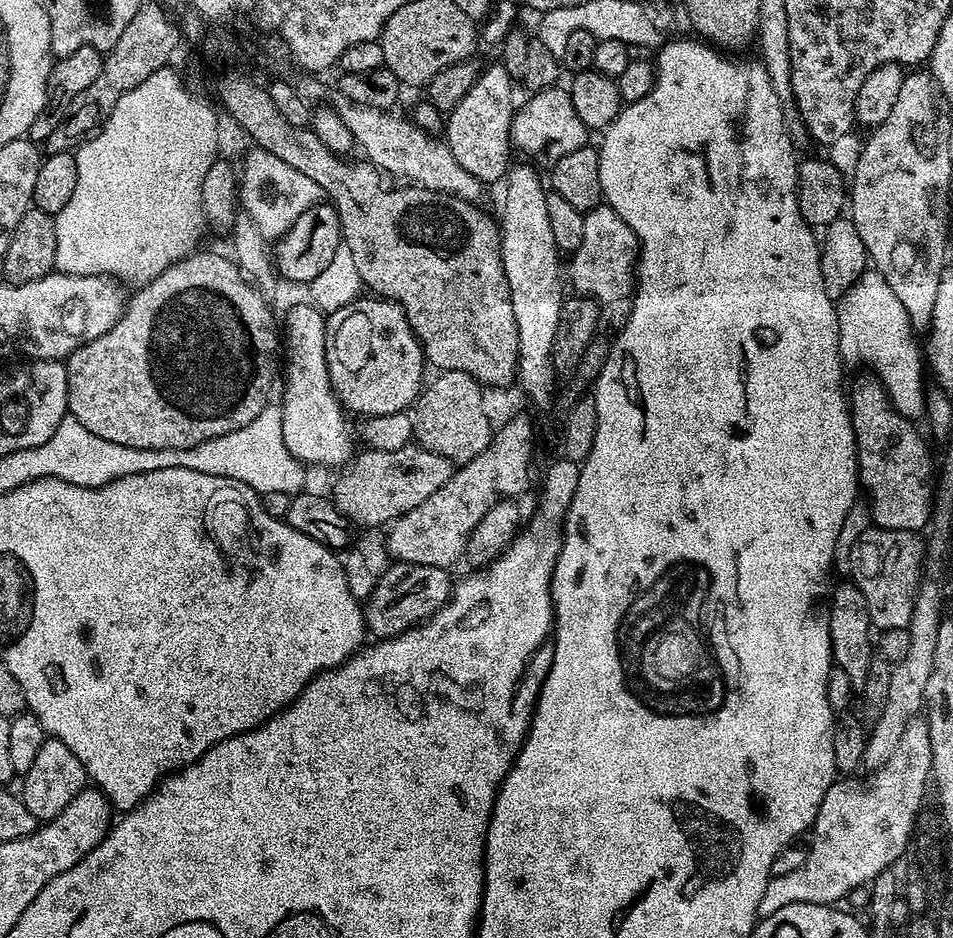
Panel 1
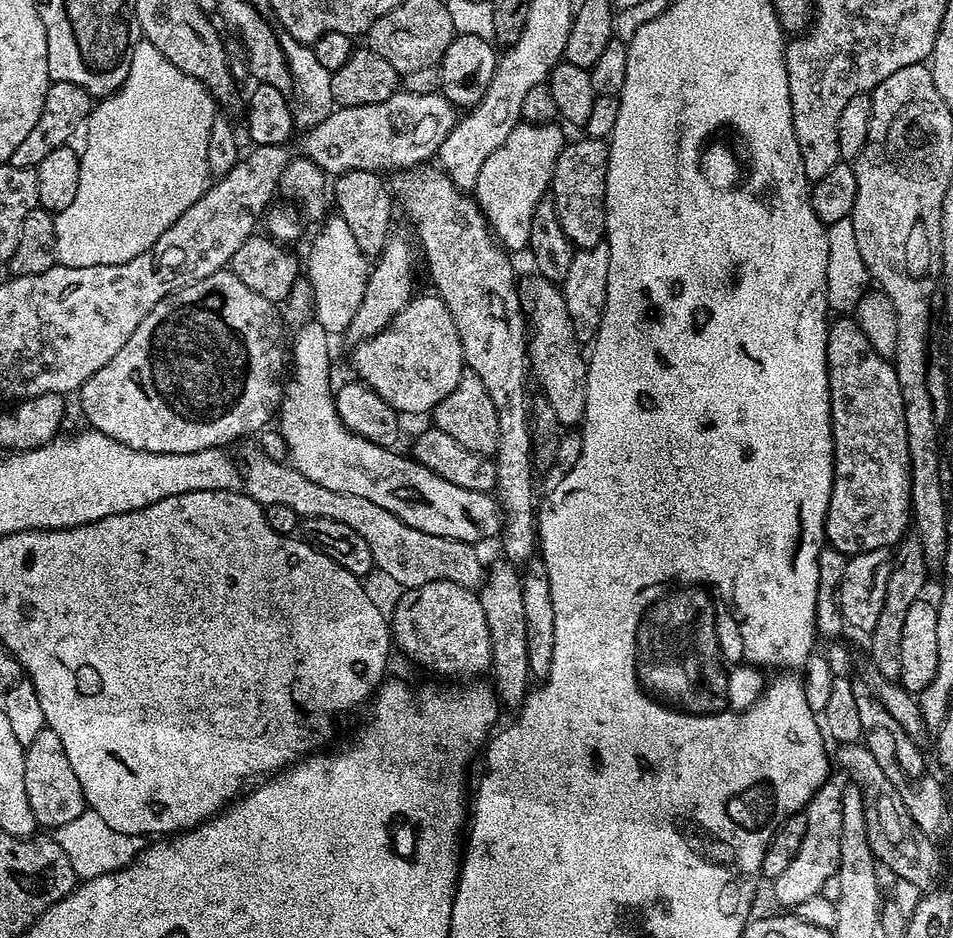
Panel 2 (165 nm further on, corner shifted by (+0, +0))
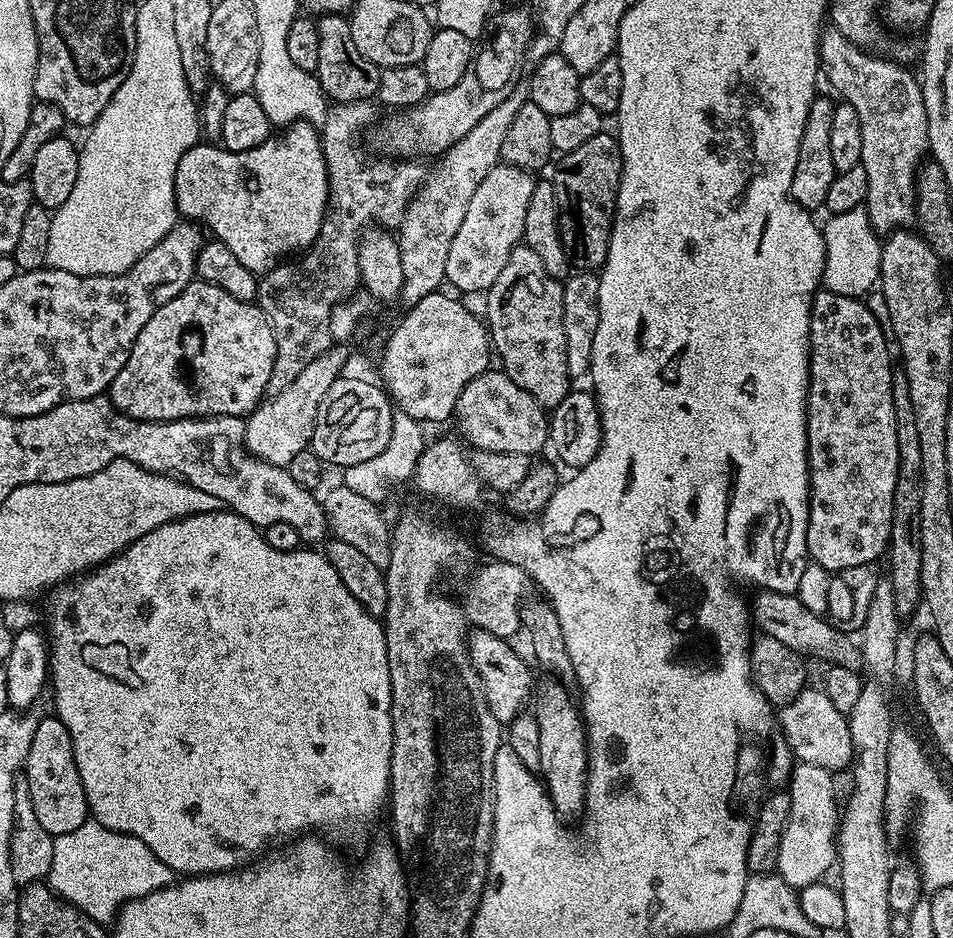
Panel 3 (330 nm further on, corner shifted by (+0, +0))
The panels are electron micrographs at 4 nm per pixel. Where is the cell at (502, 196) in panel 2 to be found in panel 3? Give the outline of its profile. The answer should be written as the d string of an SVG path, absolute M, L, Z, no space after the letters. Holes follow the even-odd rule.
M503 162L482 178L482 186L474 190L474 198L470 198L470 206L466 206L466 218L462 218L462 226L458 226L454 242L450 242L450 254L446 254L444 278L457 288L457 293L487 293L494 278L502 274L502 266L506 266L510 254L524 239L526 210L530 207L530 194L534 194L536 183L533 173Z

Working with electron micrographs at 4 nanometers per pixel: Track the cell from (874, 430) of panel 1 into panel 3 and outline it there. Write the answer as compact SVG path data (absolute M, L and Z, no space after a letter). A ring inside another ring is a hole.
M827 290L817 291L812 297L812 317L808 331L808 529L806 546L811 563L822 566L831 574L842 574L854 566L875 565L876 559L888 551L888 539L892 533L892 515L894 514L894 482L898 482L898 430L896 429L896 411L892 393L892 374L894 356L888 353L890 340L882 327L882 320L864 305L863 299L854 296L834 294Z

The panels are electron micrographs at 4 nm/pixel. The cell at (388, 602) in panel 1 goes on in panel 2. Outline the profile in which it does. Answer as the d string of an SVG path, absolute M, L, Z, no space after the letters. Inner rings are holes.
M449 580L426 582L417 588L409 588L401 594L397 608L390 617L392 638L397 649L422 664L433 668L436 672L445 672L448 676L468 676L464 678L480 678L484 671L494 664L492 655L492 638L490 626L486 622L486 614L482 610L479 595L471 588L463 588Z

